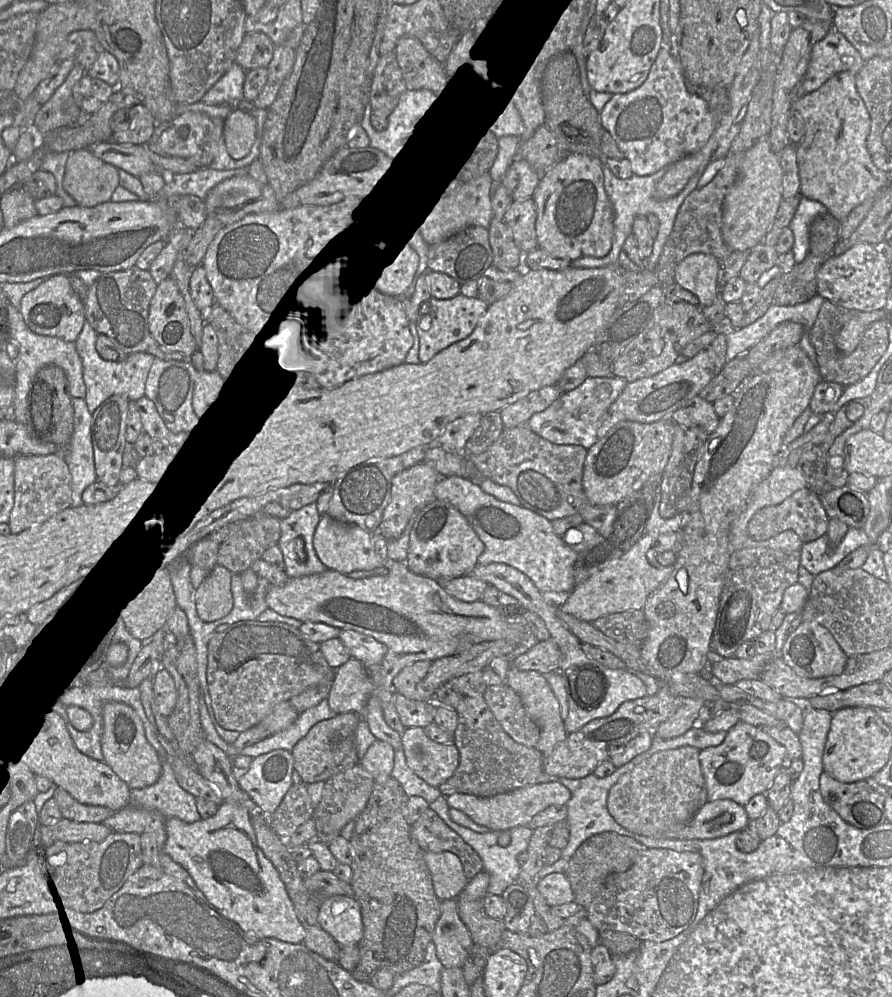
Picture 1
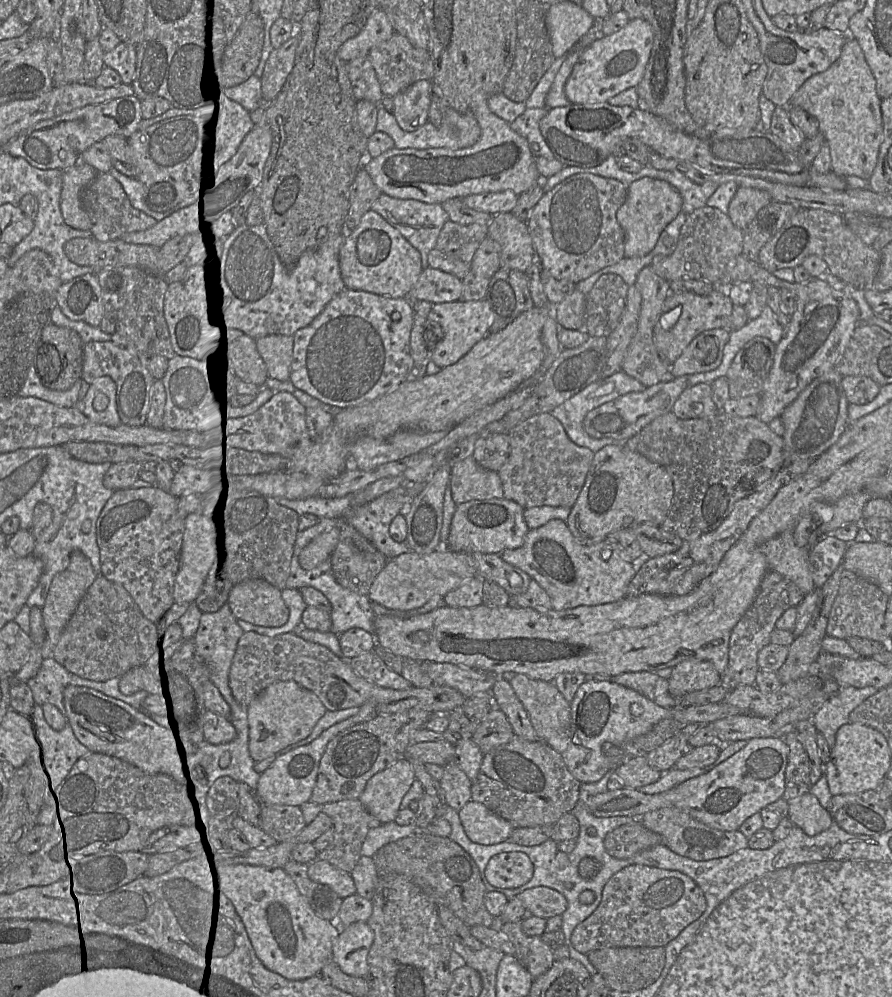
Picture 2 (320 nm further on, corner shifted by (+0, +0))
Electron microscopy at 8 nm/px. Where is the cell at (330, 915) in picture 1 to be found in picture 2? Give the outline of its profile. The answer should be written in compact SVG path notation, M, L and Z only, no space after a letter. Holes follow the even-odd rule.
M366 922L352 923L344 928L333 942L332 960L344 973L367 978L367 956L373 940L373 931Z

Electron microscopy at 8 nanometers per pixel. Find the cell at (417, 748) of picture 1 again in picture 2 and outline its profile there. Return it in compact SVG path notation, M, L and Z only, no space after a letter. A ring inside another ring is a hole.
M454 760L443 768L444 774L439 781L440 786L445 793L447 804L459 811L471 800L472 782Z

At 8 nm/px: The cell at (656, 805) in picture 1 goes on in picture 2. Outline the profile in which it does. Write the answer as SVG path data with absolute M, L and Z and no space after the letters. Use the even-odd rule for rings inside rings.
M666 807L650 811L641 816L640 822L650 831L662 837L662 844L674 853L695 861L708 861L729 856L748 847L748 838L739 830L721 831L692 818L677 807Z

